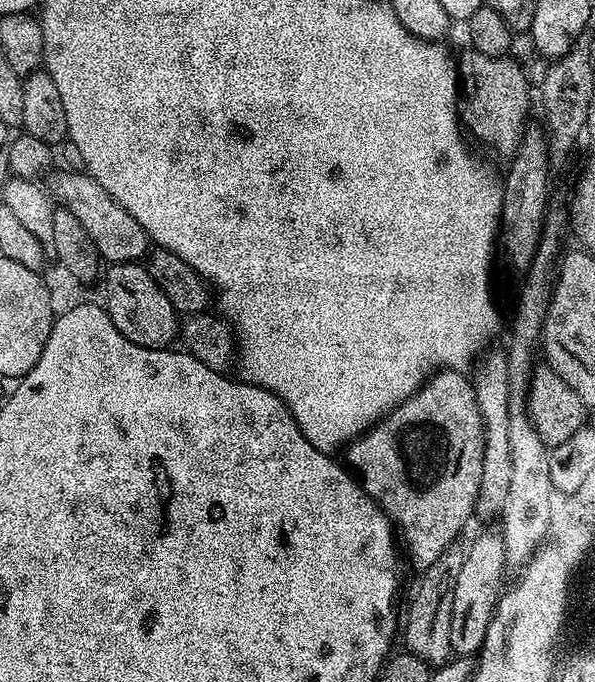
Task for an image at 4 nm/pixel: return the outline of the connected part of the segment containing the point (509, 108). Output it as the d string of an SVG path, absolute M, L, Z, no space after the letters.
M471 54L458 64L462 77L462 88L469 96L462 100L462 124L472 128L476 136L481 136L488 144L493 144L500 152L515 153L522 143L524 115L528 112L528 80L524 72L509 58Z

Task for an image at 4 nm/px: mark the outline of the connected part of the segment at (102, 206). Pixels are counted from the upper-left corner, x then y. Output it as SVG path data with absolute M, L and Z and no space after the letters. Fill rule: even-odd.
M60 172L48 185L53 199L63 208L70 210L78 219L86 234L91 238L97 255L107 263L135 263L141 261L149 251L150 241L137 220L127 214L103 189L102 184L86 172Z

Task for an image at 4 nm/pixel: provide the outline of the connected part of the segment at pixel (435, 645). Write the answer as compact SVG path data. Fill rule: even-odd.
M459 547L447 548L430 567L419 573L420 585L408 604L408 621L403 621L403 647L429 666L447 664L453 655L450 642L450 620L453 614L454 584L461 569L465 553Z

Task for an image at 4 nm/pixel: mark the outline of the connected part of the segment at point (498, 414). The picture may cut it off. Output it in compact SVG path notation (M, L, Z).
M503 355L500 356L488 356L480 365L476 368L476 380L474 376L474 387L476 389L476 401L478 402L478 410L482 414L482 422L484 423L484 458L482 460L482 482L480 483L480 496L476 500L475 515L481 516L482 519L488 520L491 516L499 517L504 510L504 503L506 502L506 494L510 494L510 478L512 477L514 461L510 458L510 410L508 409L508 390L510 387L510 367L507 359Z

